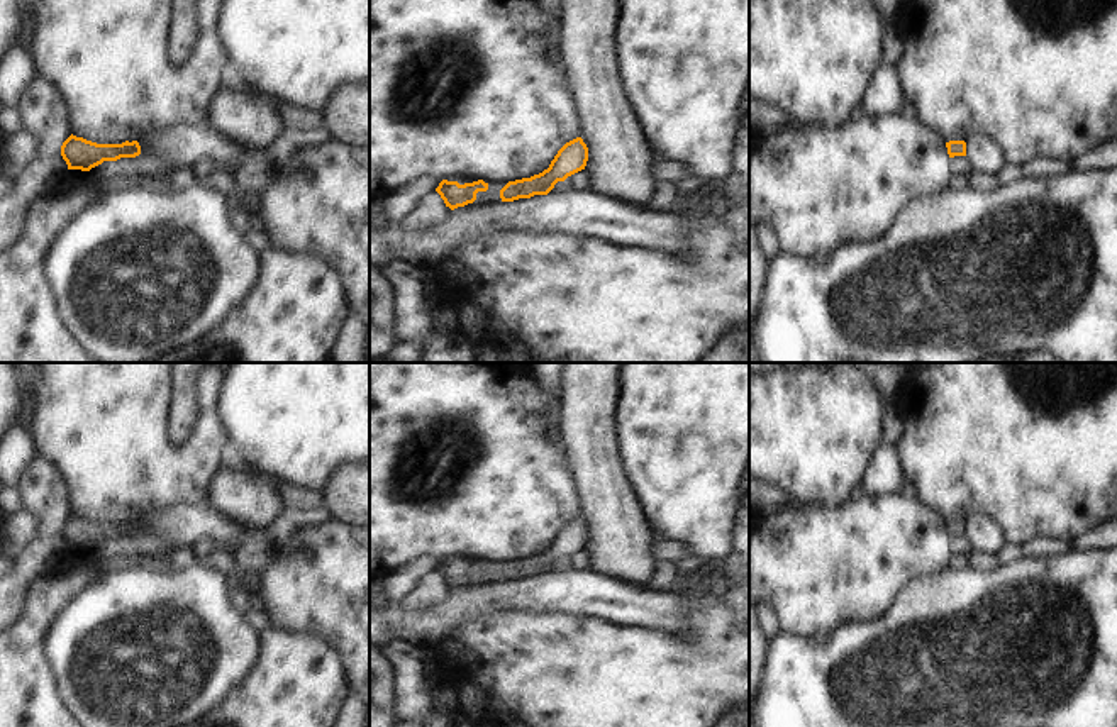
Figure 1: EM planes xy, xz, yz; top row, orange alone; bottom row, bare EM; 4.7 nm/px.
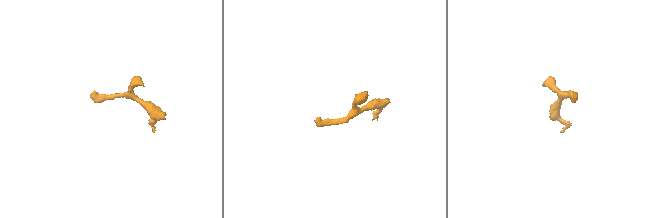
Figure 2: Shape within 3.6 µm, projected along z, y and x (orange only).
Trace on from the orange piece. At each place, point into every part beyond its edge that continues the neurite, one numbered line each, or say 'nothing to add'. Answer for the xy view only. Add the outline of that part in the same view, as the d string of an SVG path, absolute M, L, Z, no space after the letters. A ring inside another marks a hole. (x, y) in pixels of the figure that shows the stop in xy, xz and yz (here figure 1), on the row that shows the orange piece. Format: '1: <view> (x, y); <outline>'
nothing to add

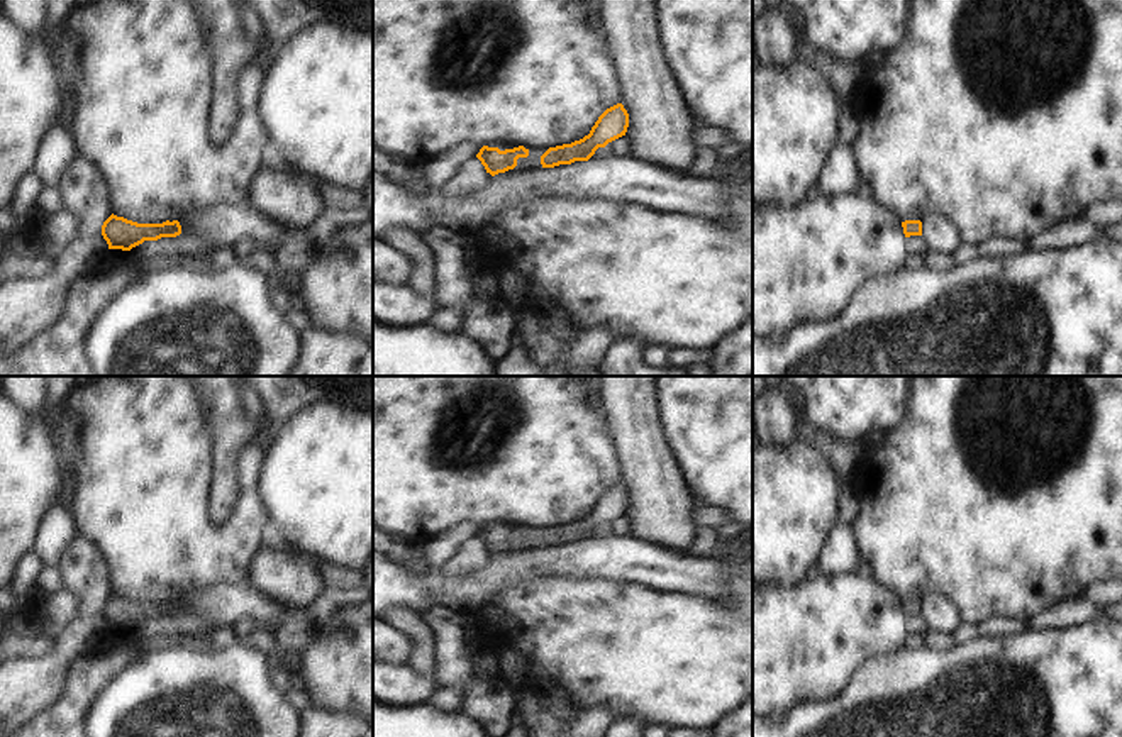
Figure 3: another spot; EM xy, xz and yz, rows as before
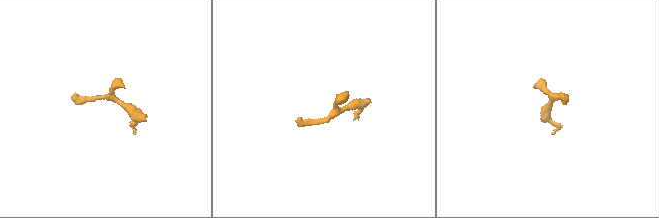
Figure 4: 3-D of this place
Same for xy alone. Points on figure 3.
nothing to add

